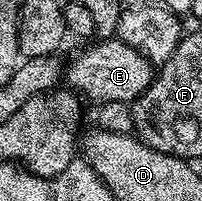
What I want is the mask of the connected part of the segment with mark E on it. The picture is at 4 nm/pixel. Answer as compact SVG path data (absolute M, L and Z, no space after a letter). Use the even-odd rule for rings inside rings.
M102 39L97 43L99 45L90 45L80 50L71 59L70 65L68 61L64 69L65 84L70 84L67 86L87 102L94 101L95 106L109 101L133 103L154 80L155 66L144 54L119 39Z

